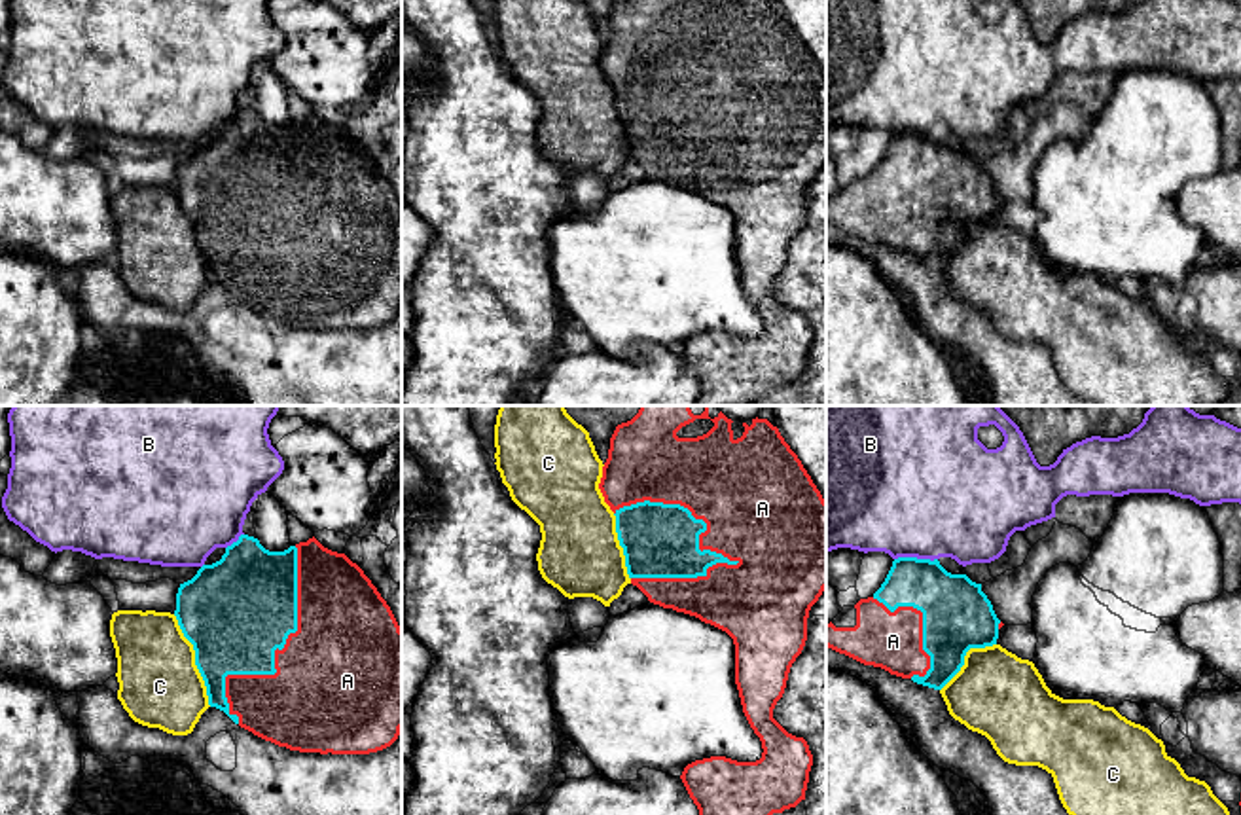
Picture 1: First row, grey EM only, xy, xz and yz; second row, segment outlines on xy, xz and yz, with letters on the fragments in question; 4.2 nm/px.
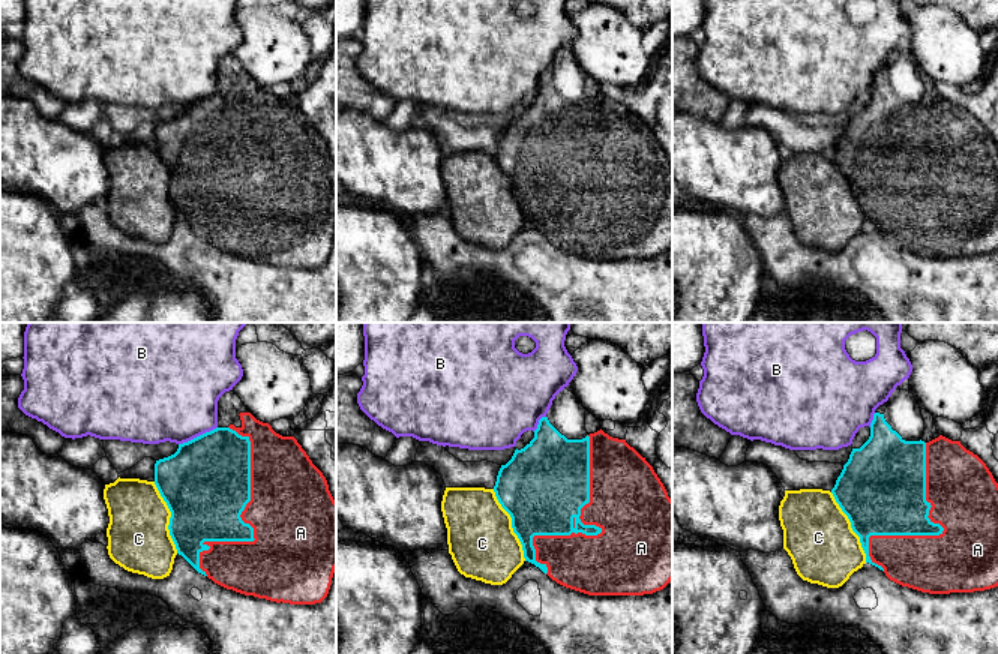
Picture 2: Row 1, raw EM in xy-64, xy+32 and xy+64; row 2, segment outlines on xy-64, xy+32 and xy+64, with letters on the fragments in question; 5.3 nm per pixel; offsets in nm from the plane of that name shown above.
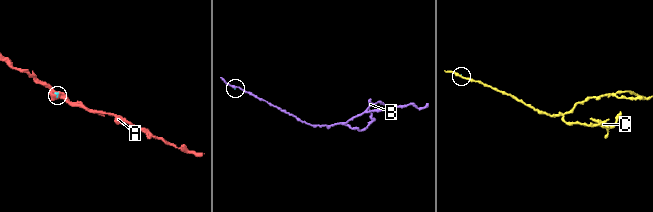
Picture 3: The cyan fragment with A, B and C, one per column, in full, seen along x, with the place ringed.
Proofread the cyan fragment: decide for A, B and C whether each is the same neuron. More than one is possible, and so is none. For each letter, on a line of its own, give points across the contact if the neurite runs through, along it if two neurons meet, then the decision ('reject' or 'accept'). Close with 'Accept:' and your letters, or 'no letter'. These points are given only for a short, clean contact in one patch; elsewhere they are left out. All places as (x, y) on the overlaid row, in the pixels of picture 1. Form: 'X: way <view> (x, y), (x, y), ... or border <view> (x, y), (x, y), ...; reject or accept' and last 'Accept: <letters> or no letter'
A: accept
B: reject
C: reject
Accept: A

